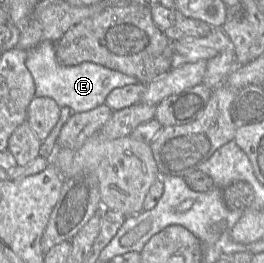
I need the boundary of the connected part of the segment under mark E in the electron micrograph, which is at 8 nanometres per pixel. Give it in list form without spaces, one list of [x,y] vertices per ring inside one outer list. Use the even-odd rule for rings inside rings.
[[[43,40],[26,51],[26,67],[34,79],[35,96],[50,97],[60,107],[70,107],[74,113],[86,112],[104,104],[115,88],[139,83],[134,77],[92,62],[73,66],[60,65],[56,59],[56,43],[50,40]]]

